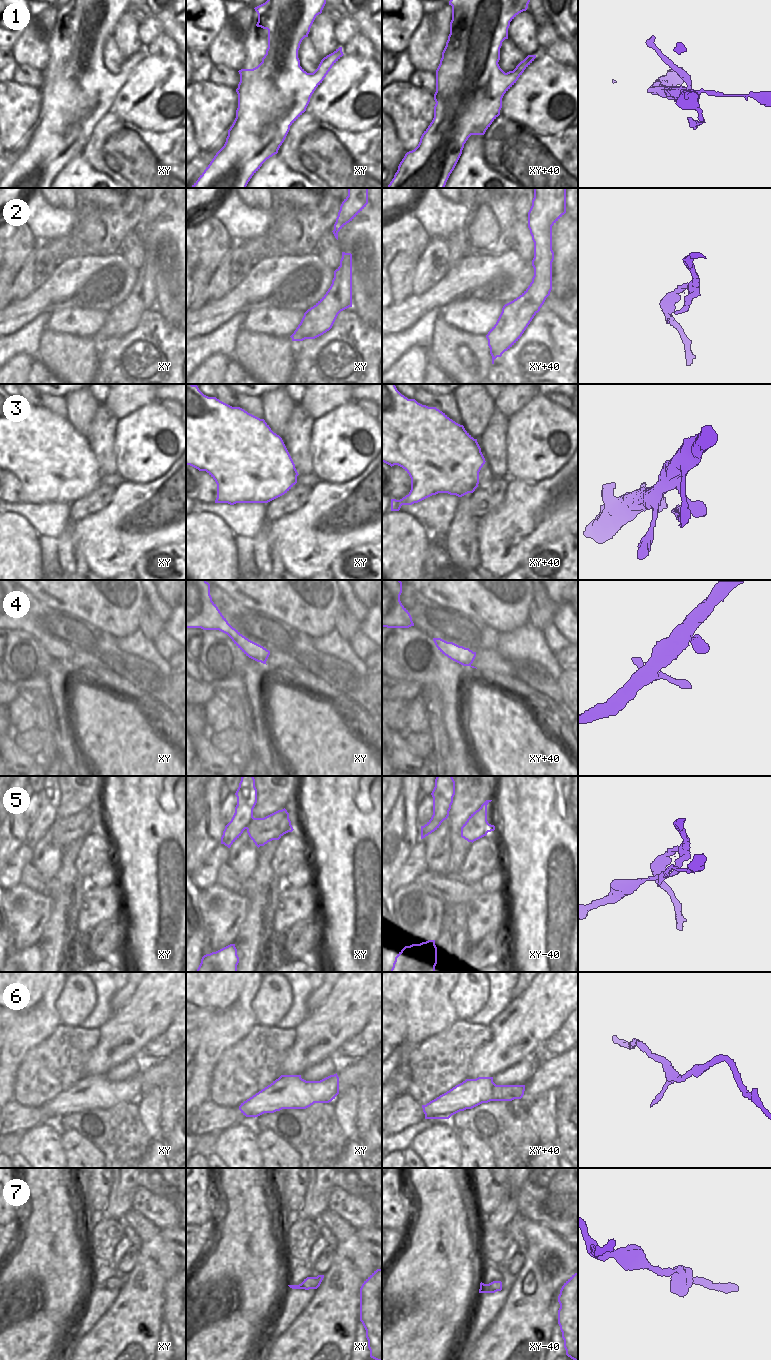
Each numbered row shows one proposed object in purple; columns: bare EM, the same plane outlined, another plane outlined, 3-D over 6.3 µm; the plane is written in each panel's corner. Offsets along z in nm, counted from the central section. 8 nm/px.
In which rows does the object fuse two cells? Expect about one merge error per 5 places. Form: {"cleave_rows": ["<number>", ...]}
{"cleave_rows": ["5"]}

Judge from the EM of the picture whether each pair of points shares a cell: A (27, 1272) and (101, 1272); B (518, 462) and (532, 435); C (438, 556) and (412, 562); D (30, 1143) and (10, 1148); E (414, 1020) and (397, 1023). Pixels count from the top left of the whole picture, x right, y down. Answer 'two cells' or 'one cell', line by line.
A: two cells
B: one cell
C: two cells
D: two cells
E: two cells

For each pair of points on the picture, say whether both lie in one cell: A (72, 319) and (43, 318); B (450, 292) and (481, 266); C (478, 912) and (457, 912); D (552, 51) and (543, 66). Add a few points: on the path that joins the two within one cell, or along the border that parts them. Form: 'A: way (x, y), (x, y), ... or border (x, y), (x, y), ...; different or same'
A: border (50, 313), (50, 319), (45, 328); different
B: way (458, 284), (473, 274); same
C: border (465, 905), (466, 932), (469, 935); different
D: border (542, 52), (567, 65); different

